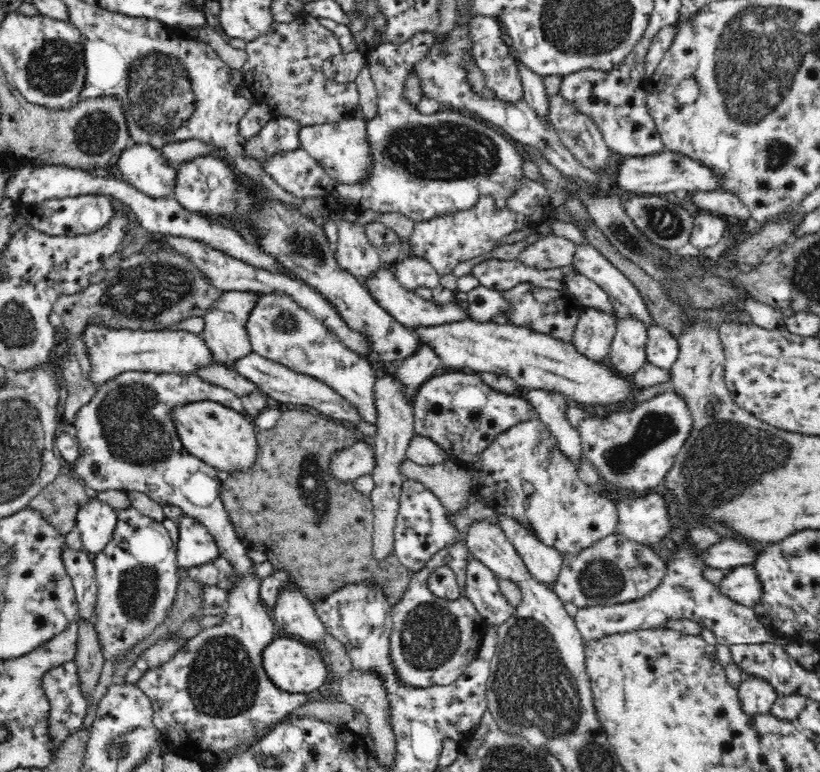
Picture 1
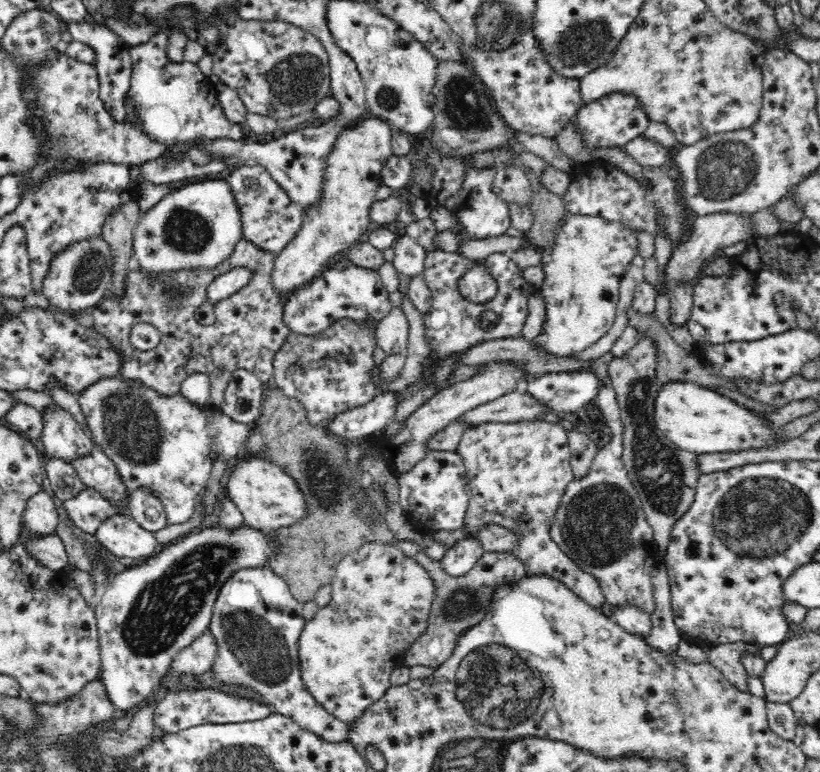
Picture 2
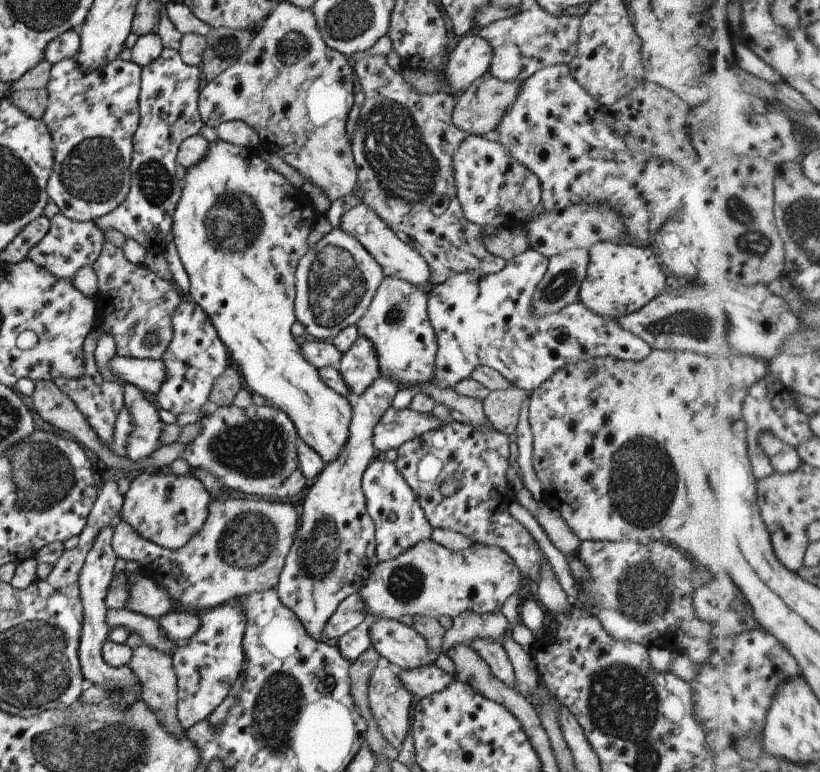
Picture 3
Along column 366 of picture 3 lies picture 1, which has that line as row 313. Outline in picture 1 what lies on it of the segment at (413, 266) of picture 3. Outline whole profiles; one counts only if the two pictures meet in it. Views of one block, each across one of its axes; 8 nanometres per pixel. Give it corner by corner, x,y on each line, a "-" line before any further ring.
251,291
225,292
206,311
206,314
203,316
205,325
202,337
208,348
210,348
210,352
216,362
231,362
252,352
246,323
260,297
260,294
252,293

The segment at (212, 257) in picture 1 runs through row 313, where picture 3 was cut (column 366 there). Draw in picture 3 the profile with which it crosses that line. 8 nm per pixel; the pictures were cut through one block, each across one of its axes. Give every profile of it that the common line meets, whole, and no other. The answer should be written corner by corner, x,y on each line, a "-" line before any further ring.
384,276
381,284
377,286
371,304
367,306
365,314
357,320
358,336
369,340
375,351
377,366
381,376
389,376
397,382
399,387
422,385
429,382
435,374
435,352
437,352
437,338
429,324
427,310
428,293
422,287
413,286
404,280

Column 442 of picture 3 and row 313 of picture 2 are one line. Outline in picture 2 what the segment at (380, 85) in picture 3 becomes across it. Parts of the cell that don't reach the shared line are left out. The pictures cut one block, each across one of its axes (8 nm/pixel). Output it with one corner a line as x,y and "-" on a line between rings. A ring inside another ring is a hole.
242,239
234,247
232,254
221,265
213,269
196,269
195,271
178,271
169,275
150,277
146,271
134,266
127,274
126,292
121,299
112,299
107,295
94,309
90,311
94,321
93,328
103,334
123,356
121,376
124,379
137,378
146,387
154,389
158,395
164,397
174,396
180,390
180,384
186,376
194,372
209,374
216,369
234,371
238,369
253,372
263,383
273,376
274,355
281,349
281,346
289,337
290,331
282,321
282,294
279,294
272,285
272,271
274,268
276,254
269,250
258,248
253,242
-
236,266
245,266
253,270
253,277
250,282
241,290
230,294
224,300
218,300
213,304
215,316
214,324
203,326
196,320
196,310
208,302
208,286
221,274
226,274
-
148,322
154,324
160,331
161,339
156,348
140,351
130,343
130,330
140,324

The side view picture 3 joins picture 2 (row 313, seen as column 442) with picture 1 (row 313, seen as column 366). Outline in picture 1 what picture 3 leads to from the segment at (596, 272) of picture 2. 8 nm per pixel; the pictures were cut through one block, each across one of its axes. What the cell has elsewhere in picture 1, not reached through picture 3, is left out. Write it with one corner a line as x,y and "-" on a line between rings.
591,306
582,307
570,342
586,358
606,363
616,334
617,319
612,312

